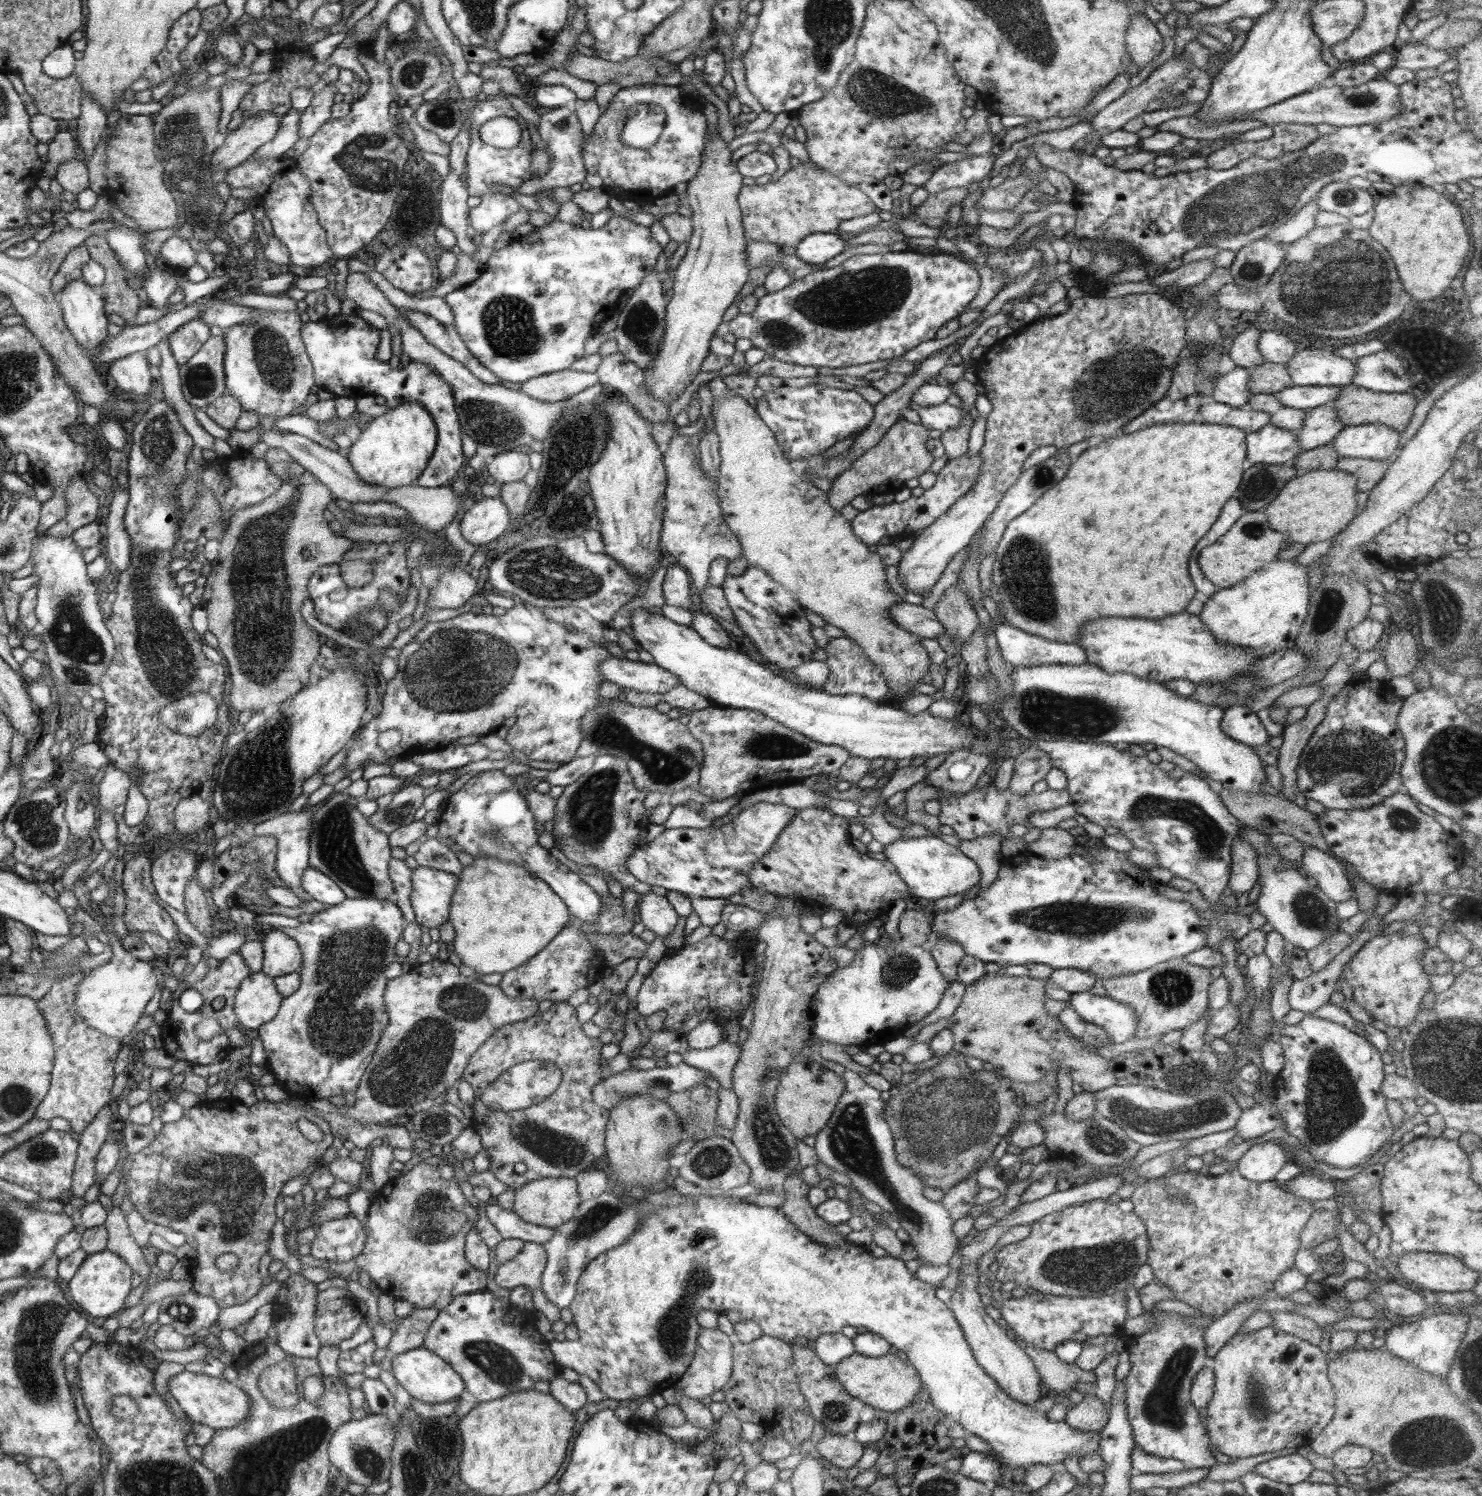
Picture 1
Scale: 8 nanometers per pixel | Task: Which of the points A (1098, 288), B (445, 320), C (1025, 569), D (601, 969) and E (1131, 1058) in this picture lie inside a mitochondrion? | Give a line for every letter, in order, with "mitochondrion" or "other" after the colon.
A: other
B: other
C: mitochondrion
D: other
E: other

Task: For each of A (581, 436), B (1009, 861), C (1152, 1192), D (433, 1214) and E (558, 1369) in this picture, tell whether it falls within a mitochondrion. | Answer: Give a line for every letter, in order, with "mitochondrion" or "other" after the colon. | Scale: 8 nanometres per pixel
A: other
B: other
C: other
D: mitochondrion
E: other

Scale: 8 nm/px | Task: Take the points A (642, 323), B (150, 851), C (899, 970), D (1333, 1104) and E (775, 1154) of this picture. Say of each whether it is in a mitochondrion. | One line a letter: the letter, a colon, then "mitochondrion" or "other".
A: mitochondrion
B: other
C: mitochondrion
D: mitochondrion
E: mitochondrion

